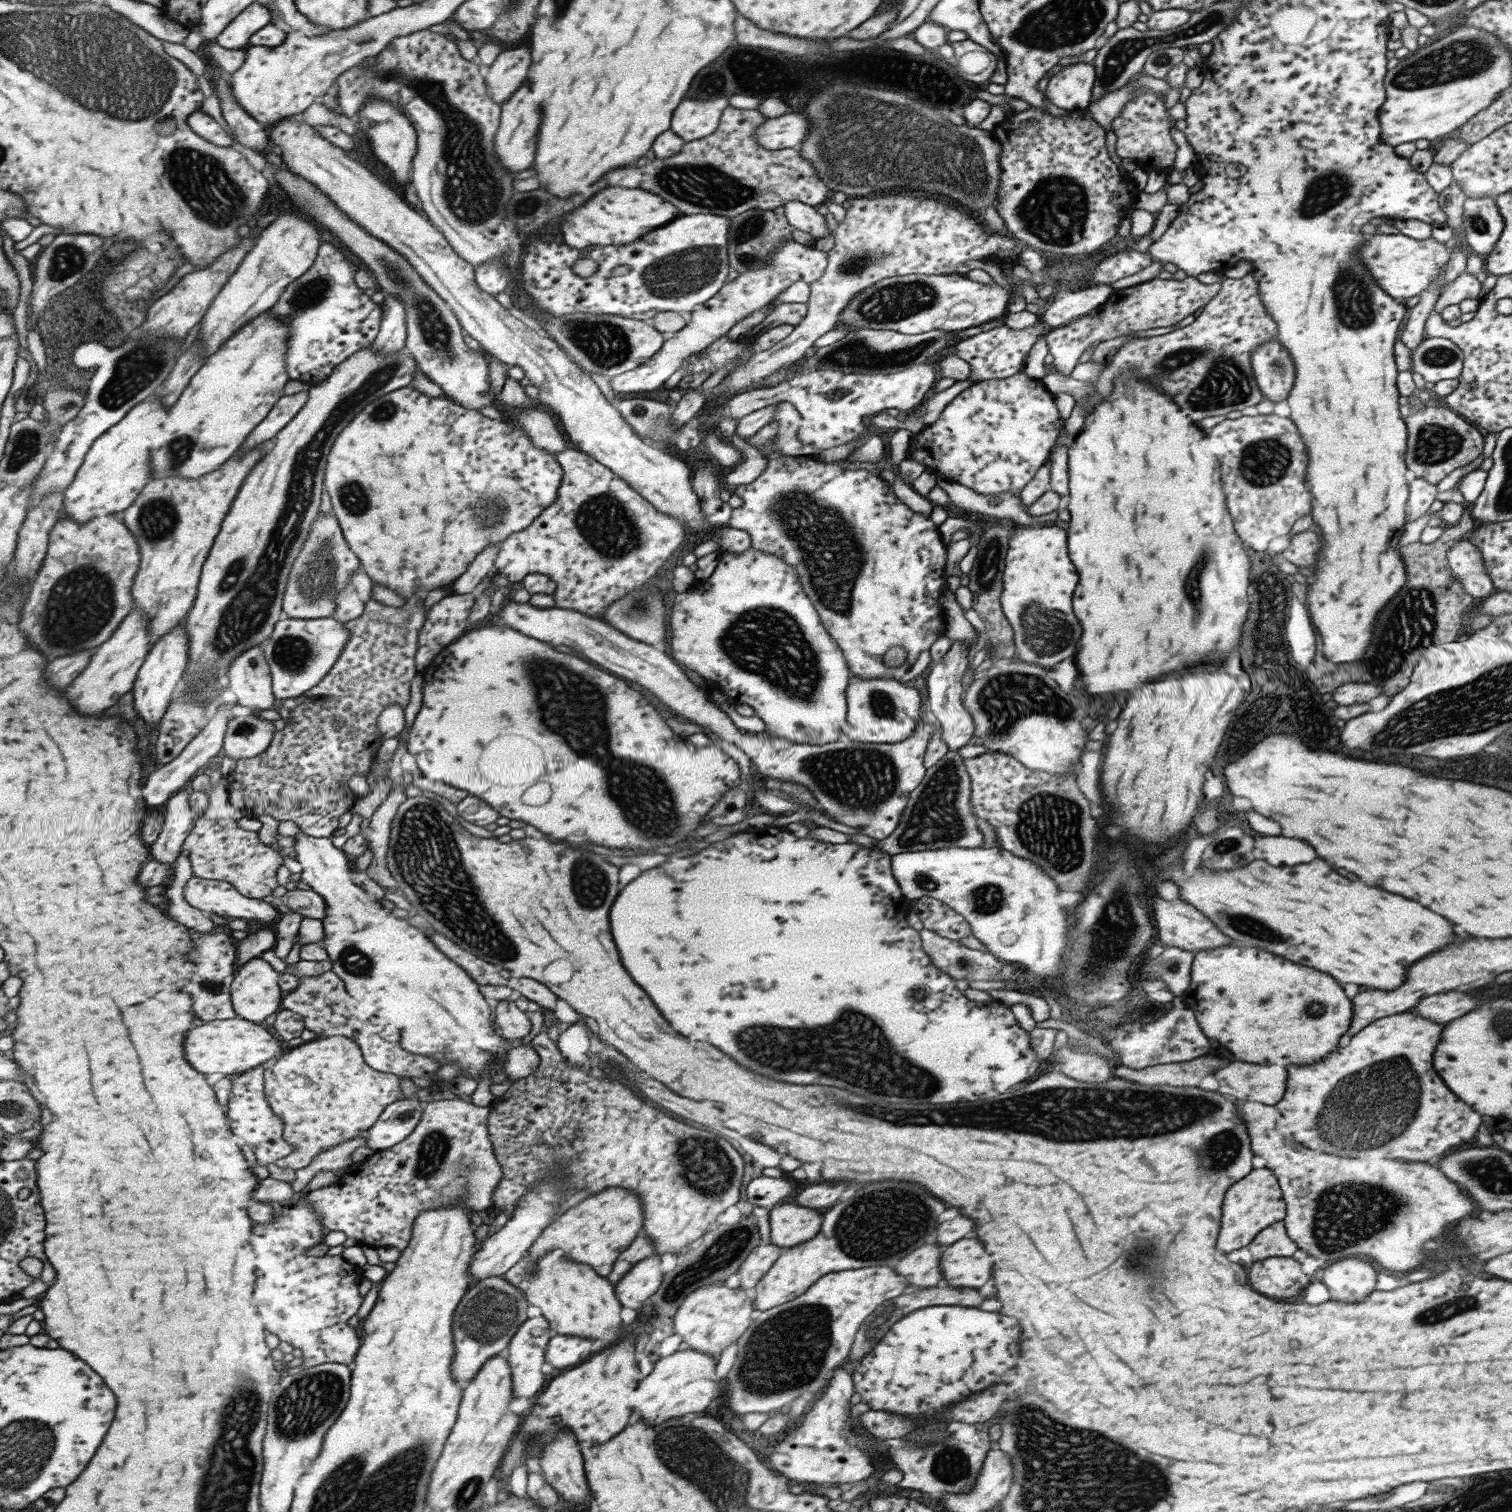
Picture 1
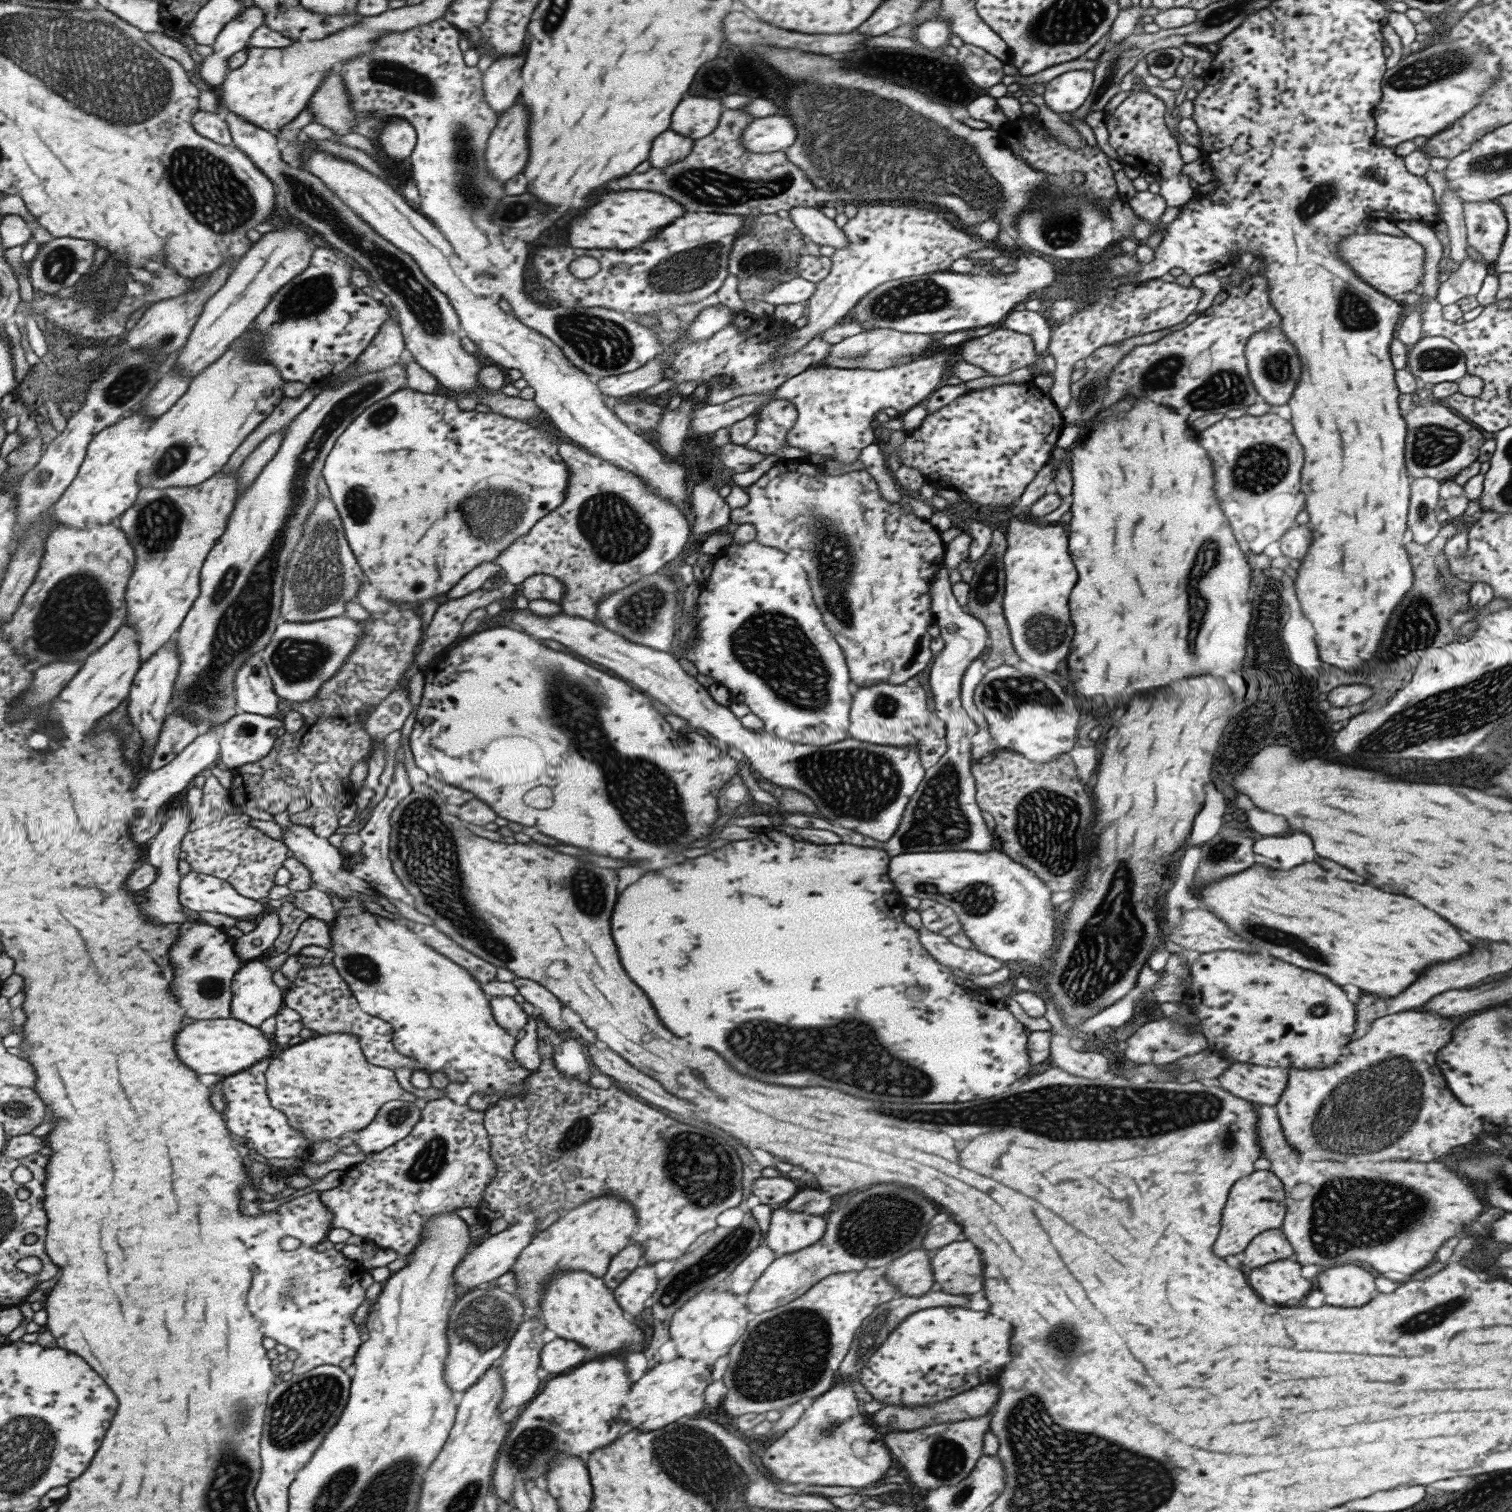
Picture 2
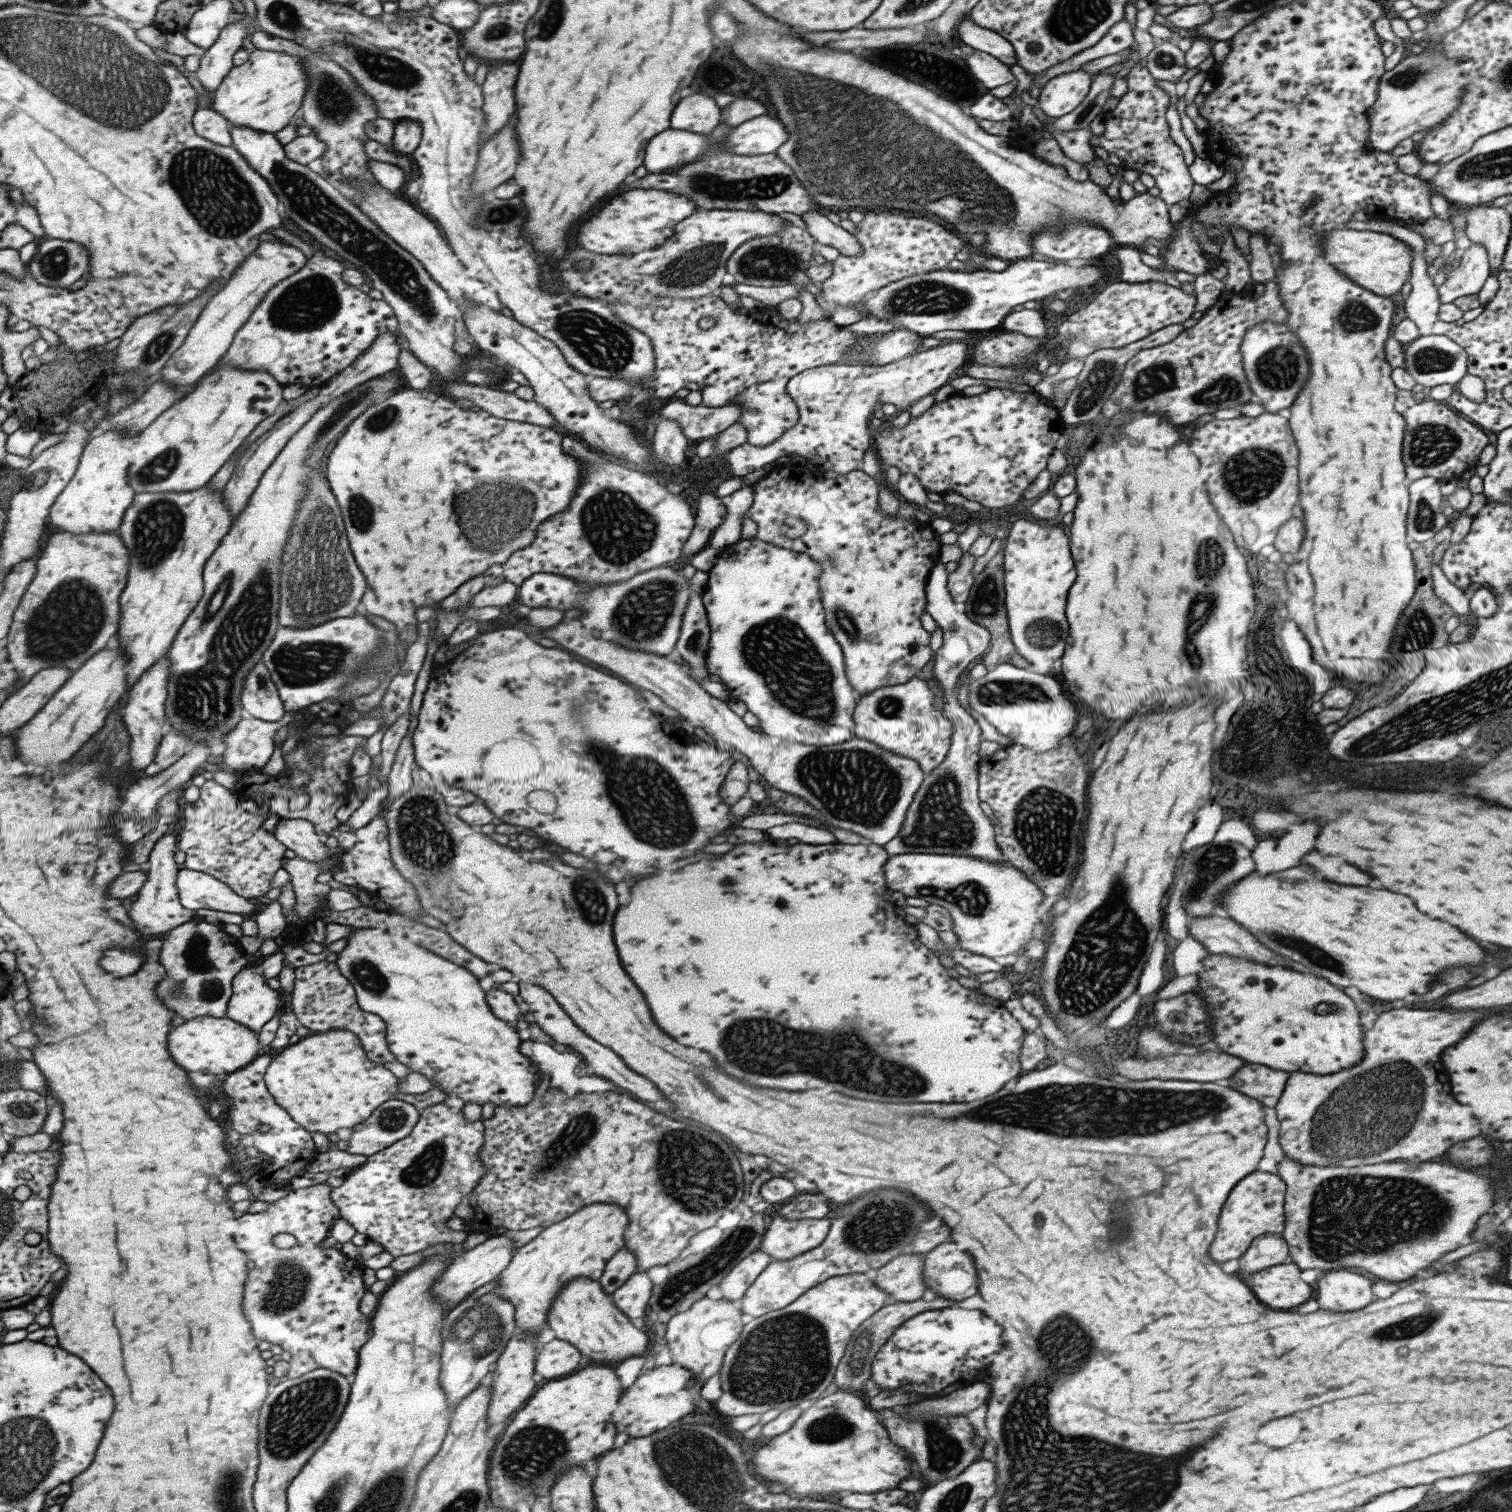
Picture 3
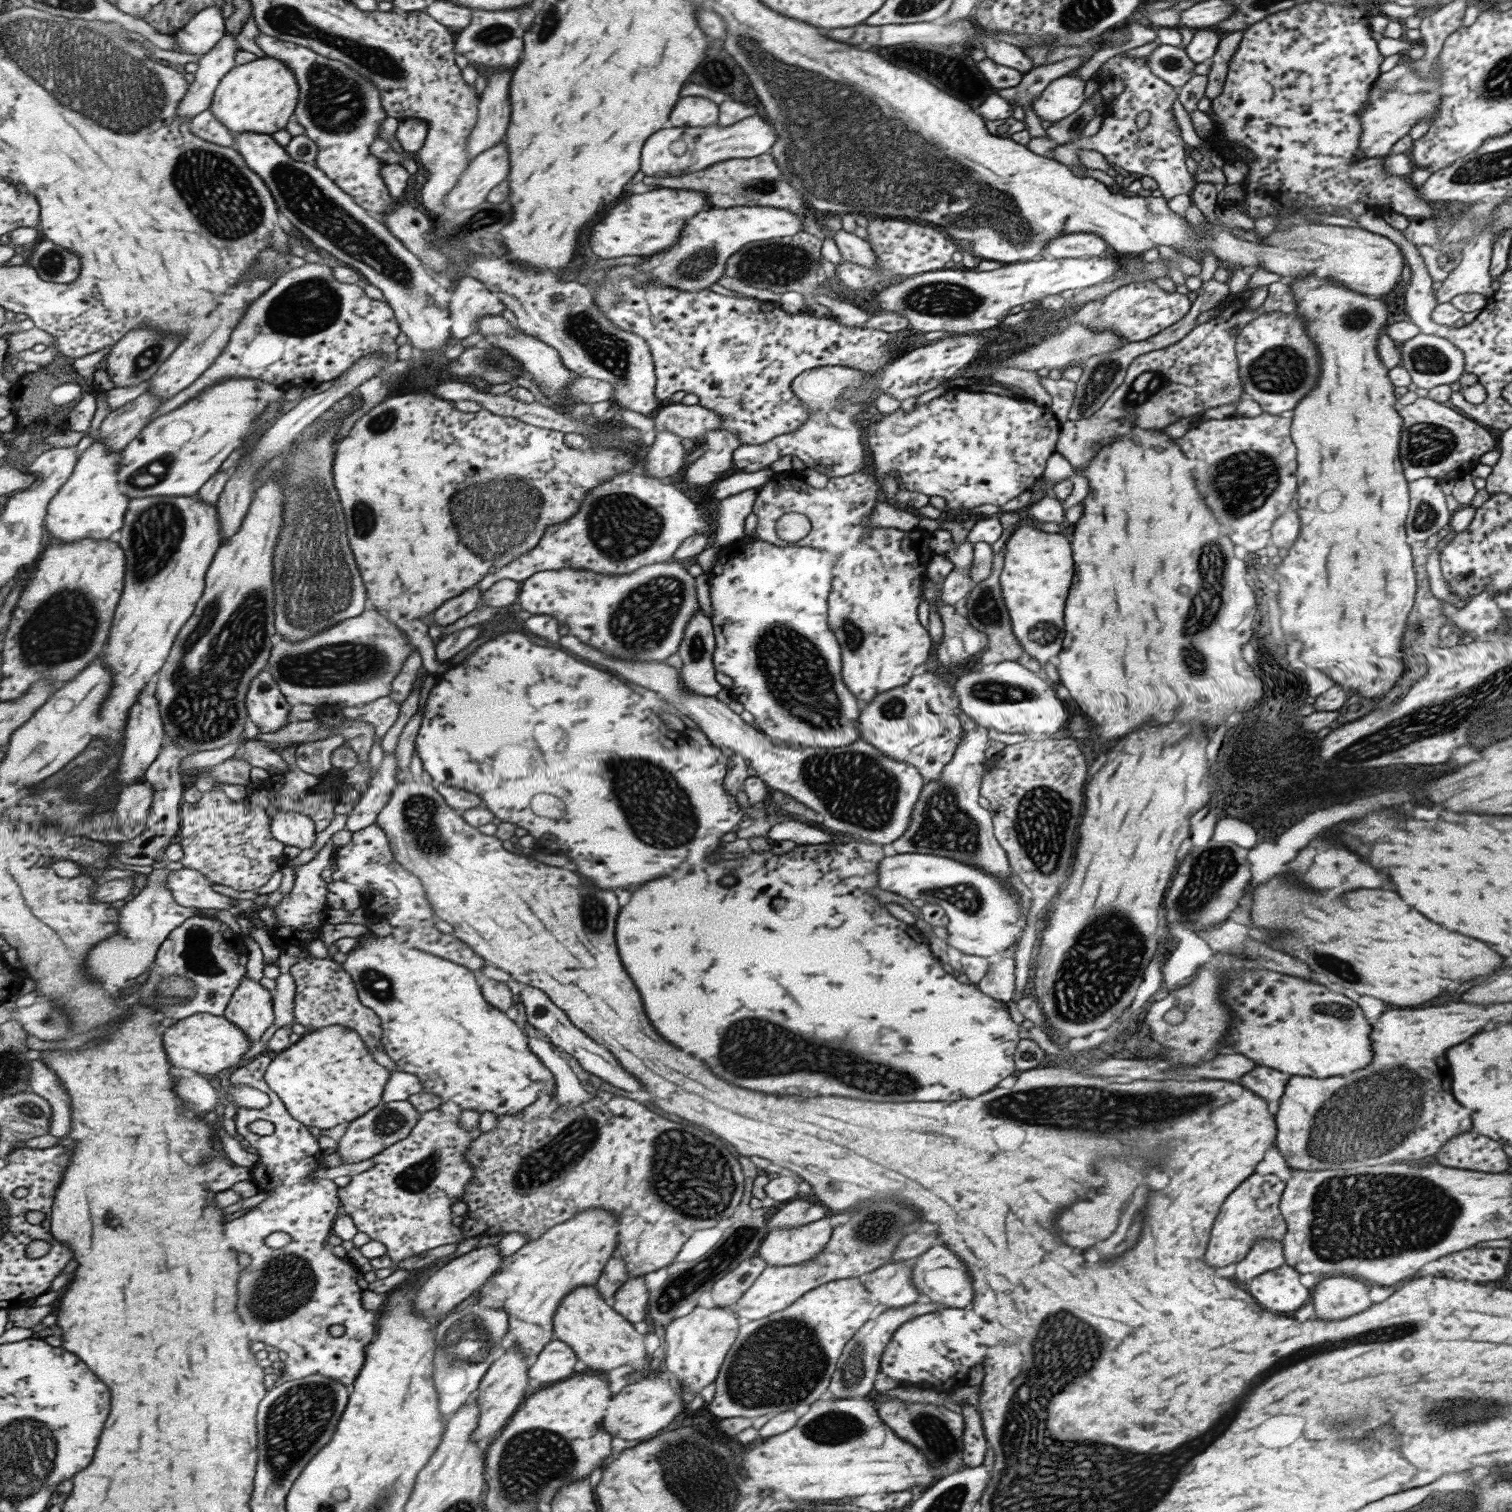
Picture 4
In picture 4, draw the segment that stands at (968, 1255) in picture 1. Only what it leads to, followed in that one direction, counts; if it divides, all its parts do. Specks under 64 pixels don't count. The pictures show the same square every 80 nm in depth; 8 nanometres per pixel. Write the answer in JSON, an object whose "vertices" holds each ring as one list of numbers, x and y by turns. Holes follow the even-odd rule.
{"vertices":[[943,1244,932,1245,913,1259,911,1280,918,1294,925,1294,932,1303,939,1303,945,1307,963,1308,973,1296,967,1268,957,1255]]}

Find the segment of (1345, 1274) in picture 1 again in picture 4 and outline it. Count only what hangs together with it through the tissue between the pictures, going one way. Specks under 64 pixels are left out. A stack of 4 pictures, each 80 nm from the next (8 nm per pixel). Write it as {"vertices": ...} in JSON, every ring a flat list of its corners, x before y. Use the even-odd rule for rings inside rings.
{"vertices":[[1347,1275,1323,1277,1311,1290,1309,1302,1313,1305,1314,1314,1323,1320,1341,1320,1353,1314,1359,1314,1371,1303,1368,1297,1368,1284]]}

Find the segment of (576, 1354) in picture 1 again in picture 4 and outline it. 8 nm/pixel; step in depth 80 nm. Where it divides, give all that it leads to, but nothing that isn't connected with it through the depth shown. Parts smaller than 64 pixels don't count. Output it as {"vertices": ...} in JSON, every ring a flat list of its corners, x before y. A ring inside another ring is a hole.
{"vertices":[[551,1340,536,1354,535,1362,527,1369,528,1378,538,1381,541,1386,543,1382,551,1384,568,1379,574,1374,575,1362,577,1358,571,1348]]}

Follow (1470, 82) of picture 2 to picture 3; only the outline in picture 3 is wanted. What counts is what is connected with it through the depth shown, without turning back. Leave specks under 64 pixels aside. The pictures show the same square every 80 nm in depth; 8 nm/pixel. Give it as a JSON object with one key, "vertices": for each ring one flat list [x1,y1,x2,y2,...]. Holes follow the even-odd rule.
{"vertices":[[1439,47,1431,52,1425,49,1421,54,1402,58,1395,68,1381,76,1375,101,1365,112,1370,124,1366,147,1389,153,1411,134,1427,132,1438,126,1451,115,1453,109,1459,107,1462,88,1459,62,1447,58]]}

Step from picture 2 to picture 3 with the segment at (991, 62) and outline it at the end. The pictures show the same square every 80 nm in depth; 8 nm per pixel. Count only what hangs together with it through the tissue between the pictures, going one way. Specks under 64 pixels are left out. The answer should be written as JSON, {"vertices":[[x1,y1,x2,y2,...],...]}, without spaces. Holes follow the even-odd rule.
{"vertices":[[975,51,971,56,966,56,965,63,966,69,971,71,971,75,985,88,992,89,1016,83,1010,68,989,54]]}

